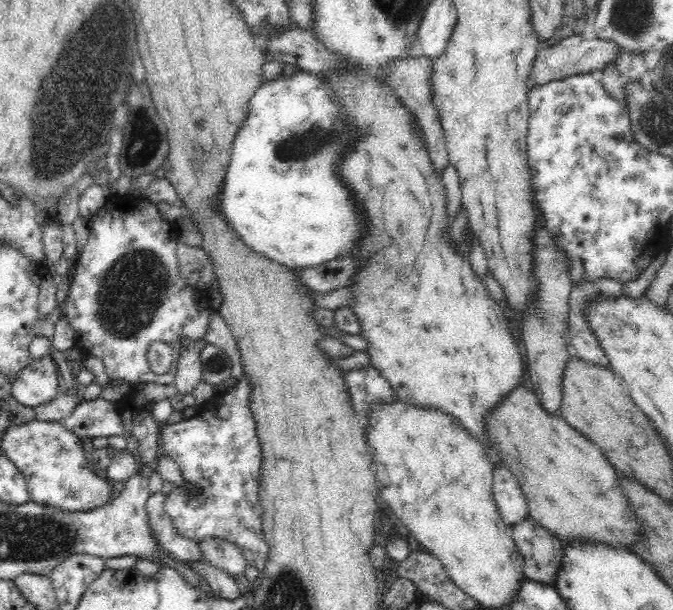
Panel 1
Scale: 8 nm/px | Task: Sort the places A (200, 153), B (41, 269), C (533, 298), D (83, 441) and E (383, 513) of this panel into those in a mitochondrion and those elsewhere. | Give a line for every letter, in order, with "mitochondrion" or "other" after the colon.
A: mitochondrion
B: other
C: other
D: other
E: other

